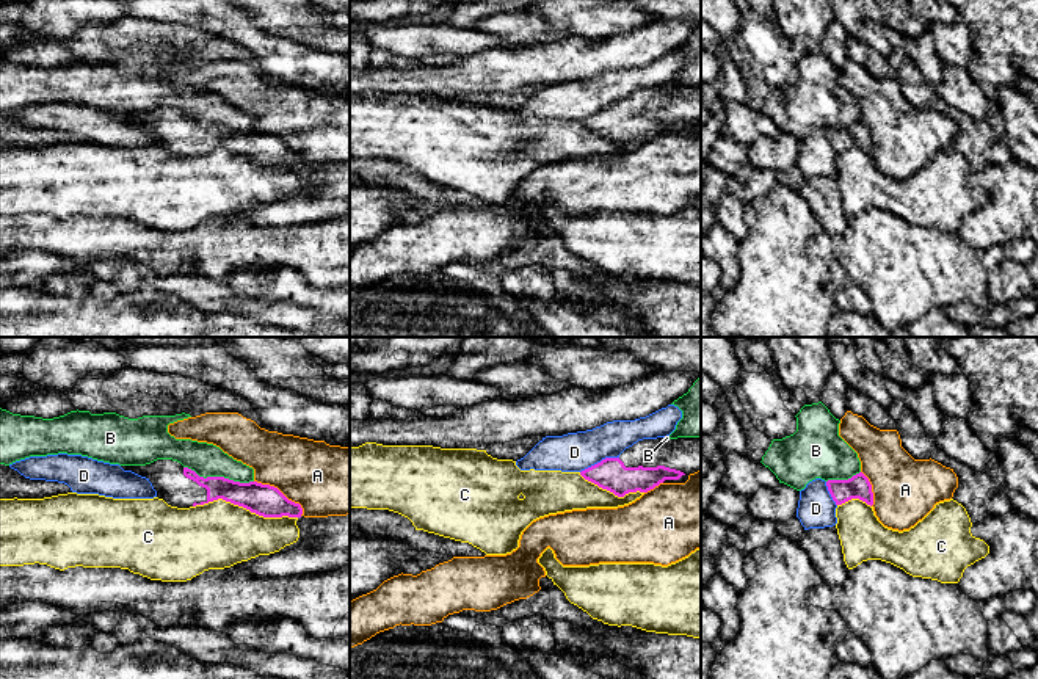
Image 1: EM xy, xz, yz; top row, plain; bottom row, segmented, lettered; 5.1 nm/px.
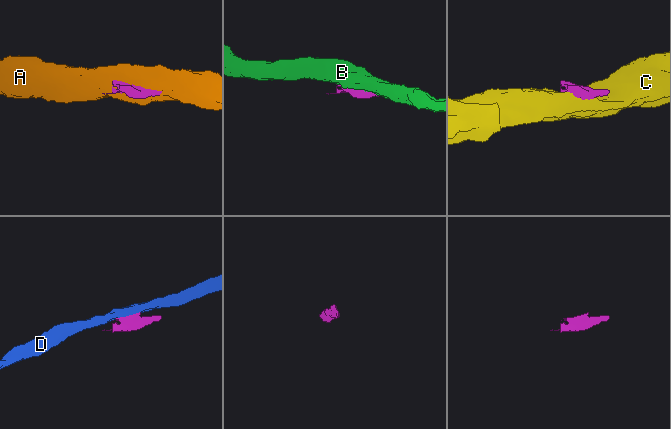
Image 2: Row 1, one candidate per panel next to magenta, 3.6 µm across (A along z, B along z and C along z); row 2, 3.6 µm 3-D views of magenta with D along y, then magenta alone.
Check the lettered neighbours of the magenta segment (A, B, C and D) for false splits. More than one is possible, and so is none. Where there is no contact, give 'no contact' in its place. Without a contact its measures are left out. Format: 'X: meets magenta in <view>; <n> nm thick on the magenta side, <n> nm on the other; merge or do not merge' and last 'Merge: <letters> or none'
A: meets magenta in xy; 160 nm thick on the magenta side, 360 nm on the other; do not merge
B: meets magenta in xy; 160 nm thick on the magenta side, 170 nm on the other; do not merge
C: meets magenta in xy; 160 nm thick on the magenta side, 340 nm on the other; do not merge
D: meets magenta in xz; 170 nm thick on the magenta side, 200 nm on the other; do not merge
Merge: none

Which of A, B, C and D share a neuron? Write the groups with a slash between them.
A / B / C / D

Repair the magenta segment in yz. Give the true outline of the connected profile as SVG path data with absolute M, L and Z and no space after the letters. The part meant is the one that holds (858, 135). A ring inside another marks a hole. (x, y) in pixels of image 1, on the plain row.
M862 121L848 129L828 129L826 135L836 154L842 154L851 147L859 147L870 155L873 154L872 133Z

